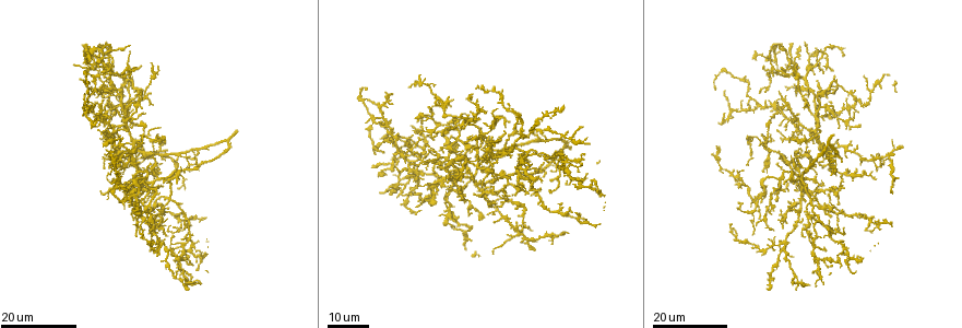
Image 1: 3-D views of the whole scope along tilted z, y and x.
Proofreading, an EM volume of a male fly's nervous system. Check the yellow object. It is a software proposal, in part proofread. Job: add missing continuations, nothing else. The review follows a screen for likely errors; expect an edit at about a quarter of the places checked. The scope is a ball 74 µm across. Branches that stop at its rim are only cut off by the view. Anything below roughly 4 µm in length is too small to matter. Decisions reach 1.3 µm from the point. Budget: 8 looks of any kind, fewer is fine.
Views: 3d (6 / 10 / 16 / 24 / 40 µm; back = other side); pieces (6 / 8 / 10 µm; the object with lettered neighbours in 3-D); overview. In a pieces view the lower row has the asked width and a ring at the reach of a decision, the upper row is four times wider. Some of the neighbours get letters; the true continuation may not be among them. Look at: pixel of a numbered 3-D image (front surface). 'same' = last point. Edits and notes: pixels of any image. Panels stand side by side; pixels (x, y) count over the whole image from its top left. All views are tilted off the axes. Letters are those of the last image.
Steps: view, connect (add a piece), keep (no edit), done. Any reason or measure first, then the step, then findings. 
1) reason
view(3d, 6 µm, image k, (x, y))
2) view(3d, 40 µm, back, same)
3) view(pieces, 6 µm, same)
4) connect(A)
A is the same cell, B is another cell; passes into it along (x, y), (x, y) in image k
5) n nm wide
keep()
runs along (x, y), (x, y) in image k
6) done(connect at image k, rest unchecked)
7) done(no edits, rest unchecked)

an open end
view(3d, 24 µm, image 1, (843, 188))

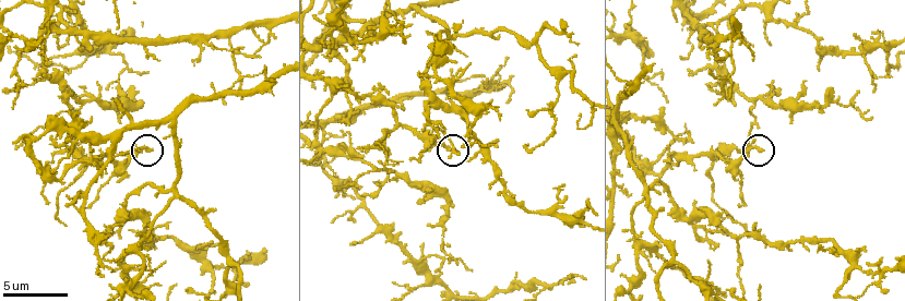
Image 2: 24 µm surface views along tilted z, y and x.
view(pieces, 8 µm, image 2, (149, 149))

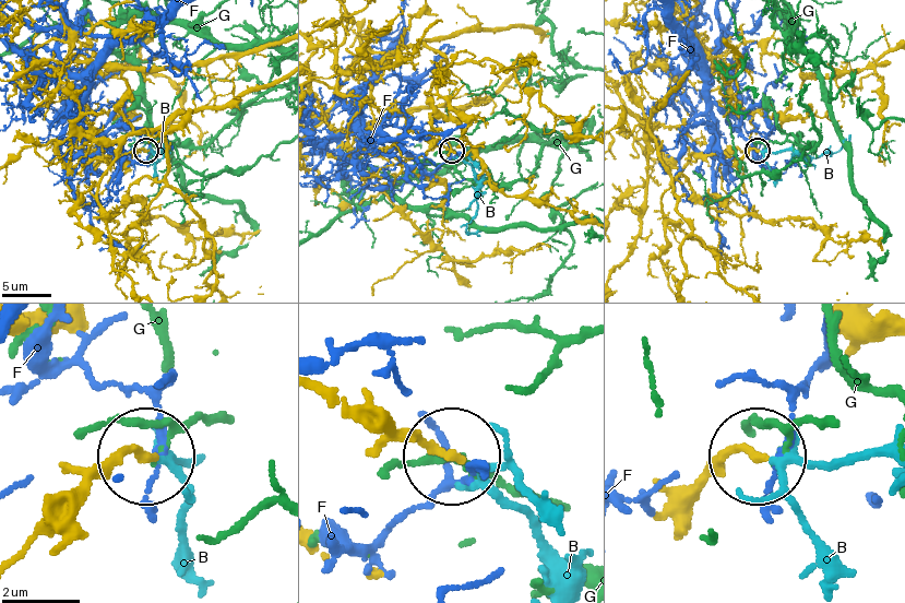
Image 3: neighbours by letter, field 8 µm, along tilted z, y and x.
connect(B)
B is the same cell, F and G are other cells; passes into it along (675, 487), (736, 450), (772, 460), (890, 454) in image 3; the neuron continues

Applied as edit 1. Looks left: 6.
see it whole again
view(overview)

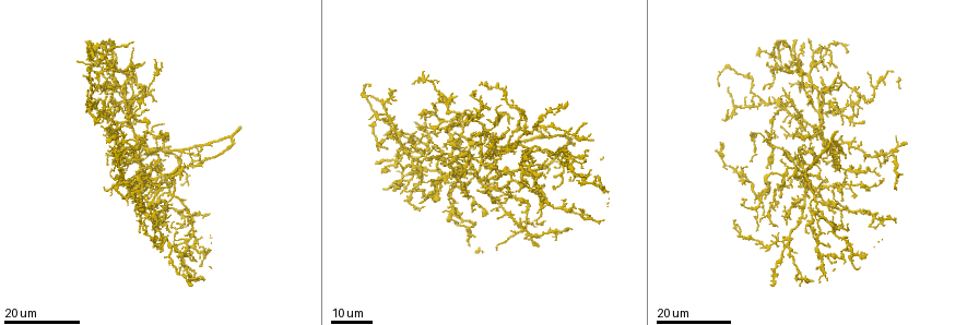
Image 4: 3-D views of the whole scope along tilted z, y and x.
thin end
view(3d, 16 µm, image 4, (853, 198))

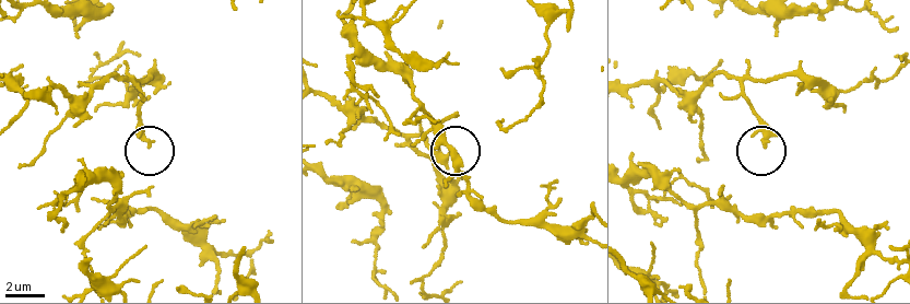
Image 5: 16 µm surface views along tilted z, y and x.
view(pieces, 10 µm, image 5, (763, 146))

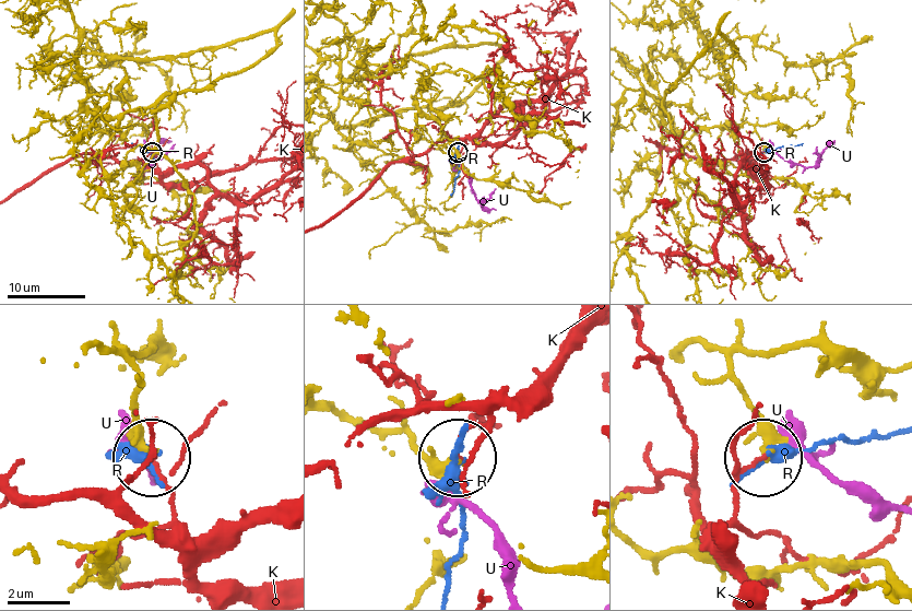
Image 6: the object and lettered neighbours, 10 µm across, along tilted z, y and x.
connect(U)
U is the same cell, K and R are other cells; it goes on there

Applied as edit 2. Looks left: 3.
view(overview)

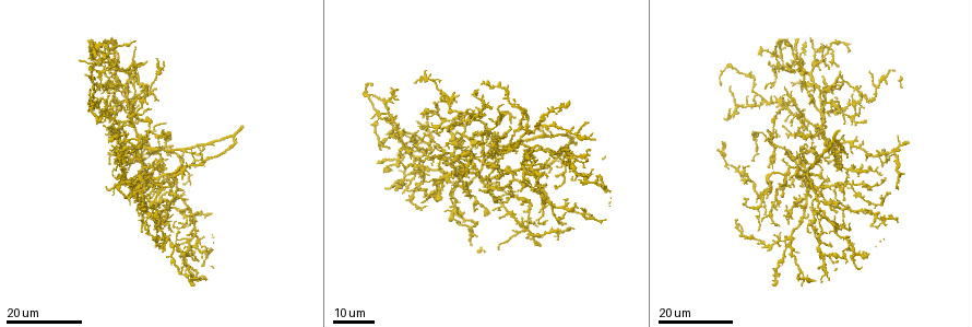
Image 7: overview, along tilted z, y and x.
free end
view(3d, 24 µm, image 7, (538, 243))

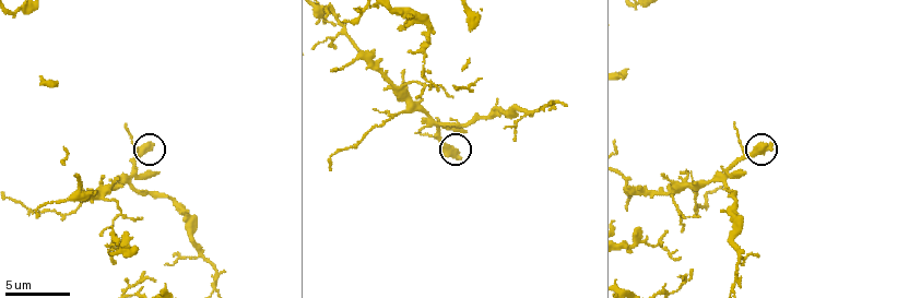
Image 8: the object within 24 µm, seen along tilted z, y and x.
view(pieces, 10 µm, image 8, (770, 143))

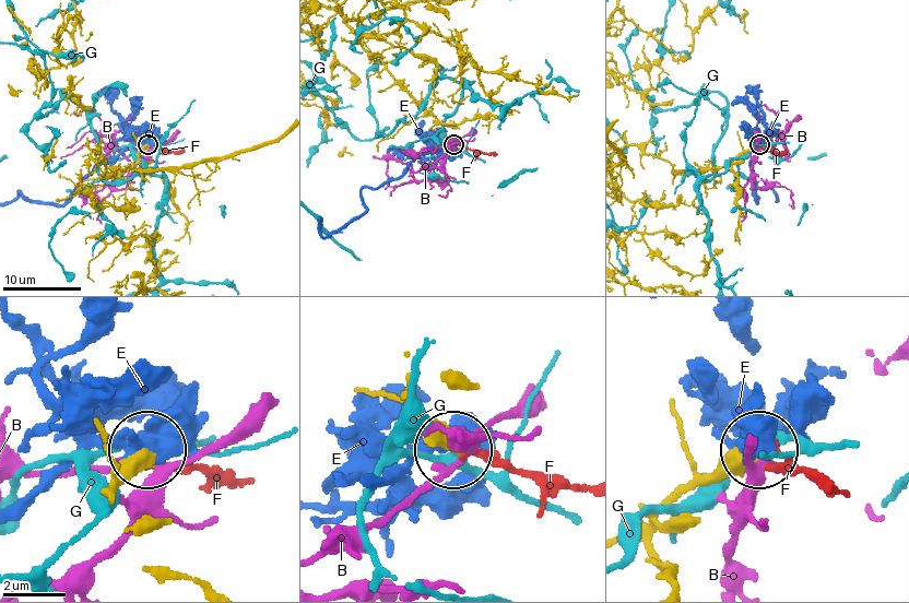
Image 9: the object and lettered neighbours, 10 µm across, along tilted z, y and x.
connect(F)
F is the same cell, B, E and G are other cells; passes into it along (111, 501), (155, 461), (238, 480) in image 9; the neuron continues

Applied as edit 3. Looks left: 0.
done(connect at image 3, connect at image 6, connect at image 9, rest unchecked)

